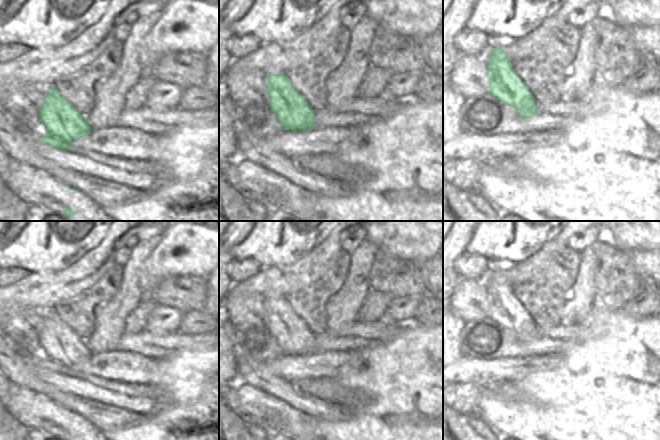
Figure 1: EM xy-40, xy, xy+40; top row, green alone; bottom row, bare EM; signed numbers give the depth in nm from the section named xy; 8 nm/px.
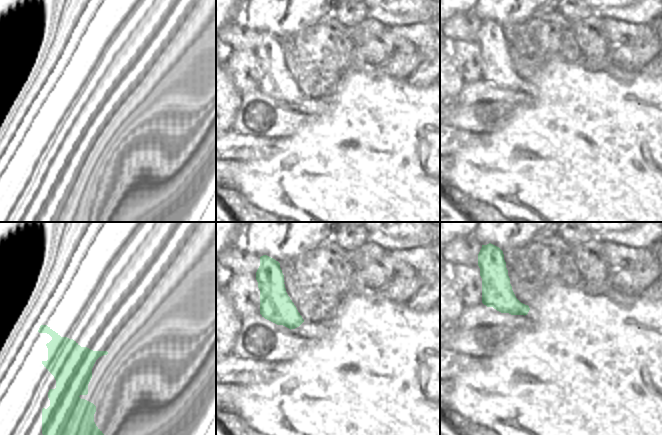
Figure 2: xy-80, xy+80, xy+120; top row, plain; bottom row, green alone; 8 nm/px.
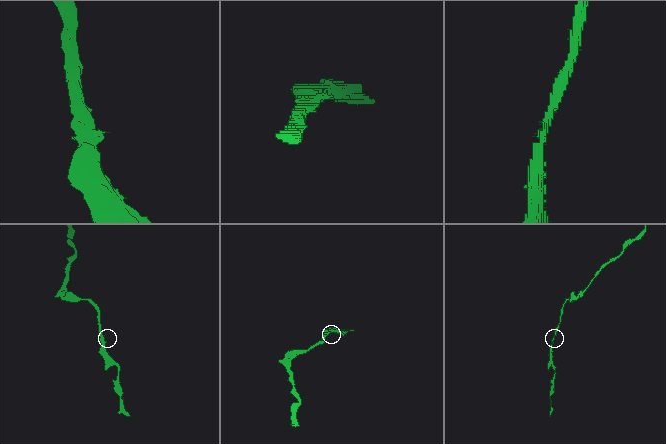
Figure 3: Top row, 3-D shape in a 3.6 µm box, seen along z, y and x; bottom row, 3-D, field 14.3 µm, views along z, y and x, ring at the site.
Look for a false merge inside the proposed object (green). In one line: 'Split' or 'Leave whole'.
Leave whole.

